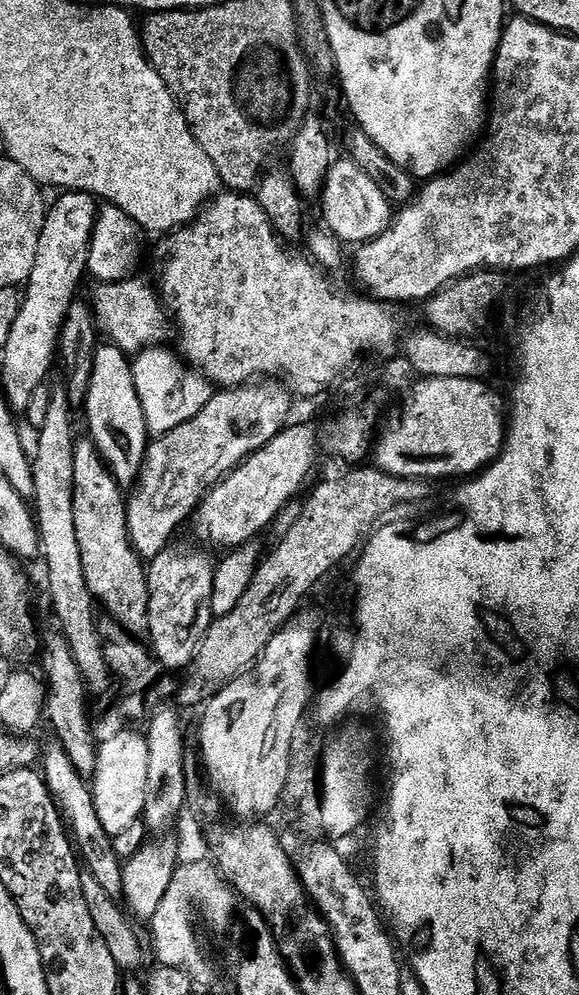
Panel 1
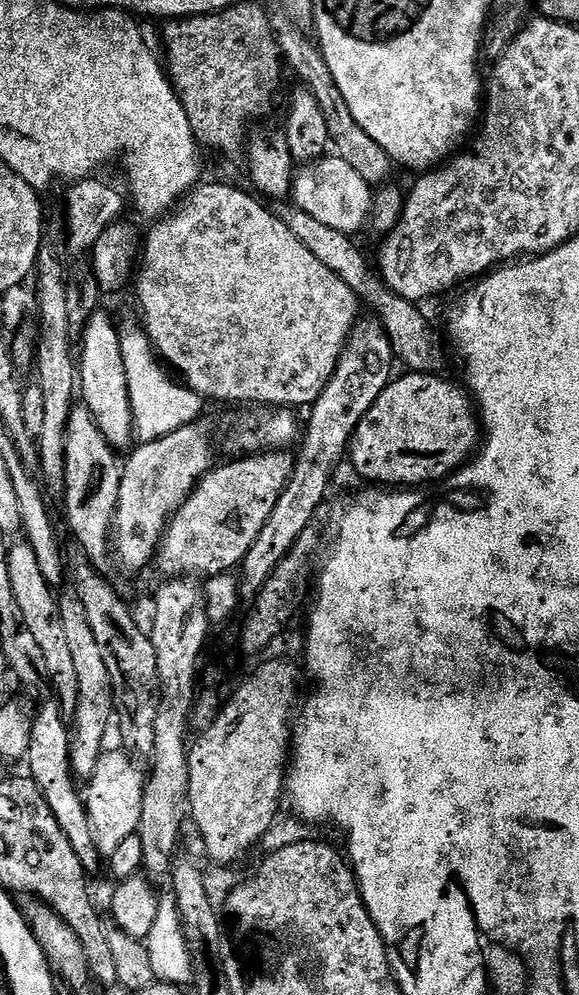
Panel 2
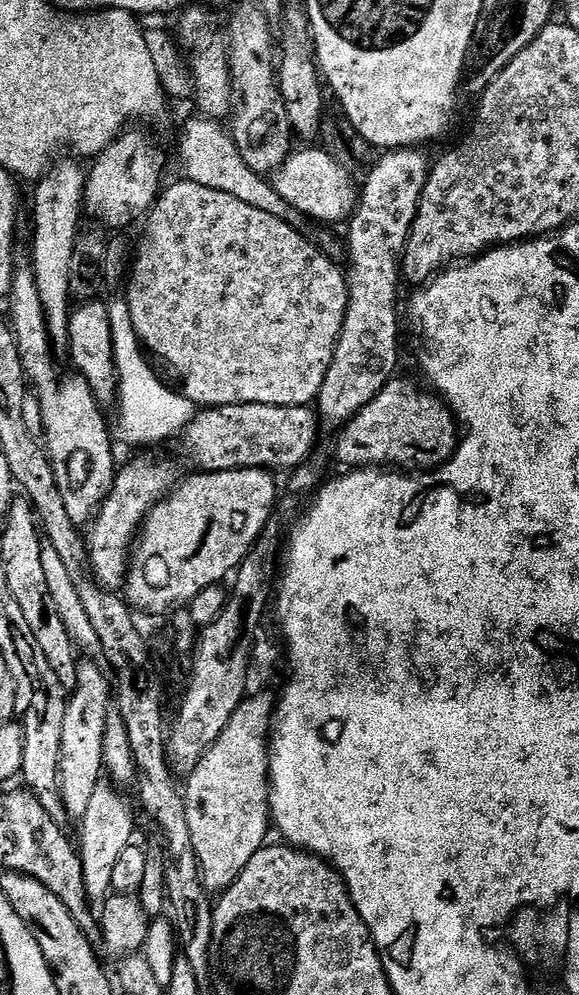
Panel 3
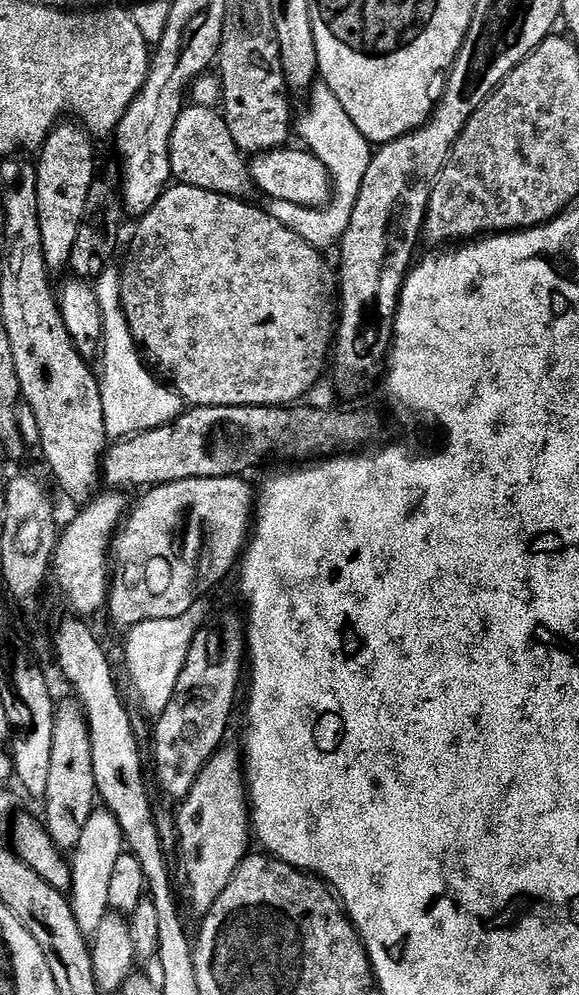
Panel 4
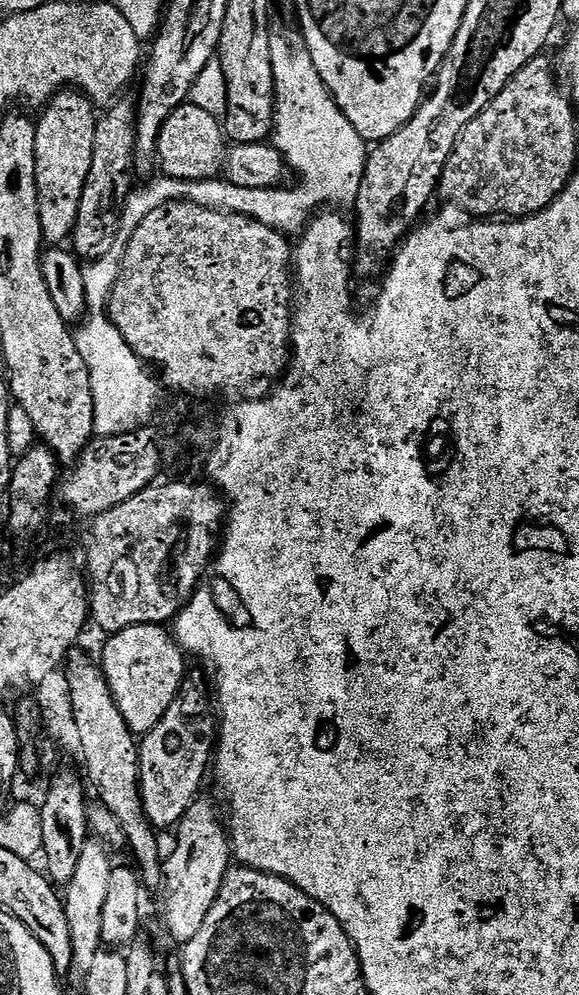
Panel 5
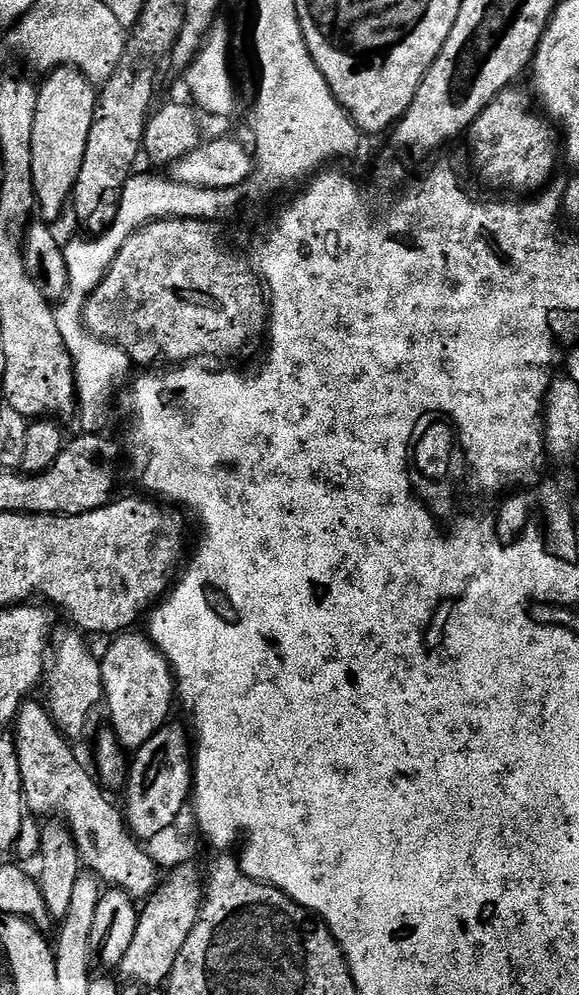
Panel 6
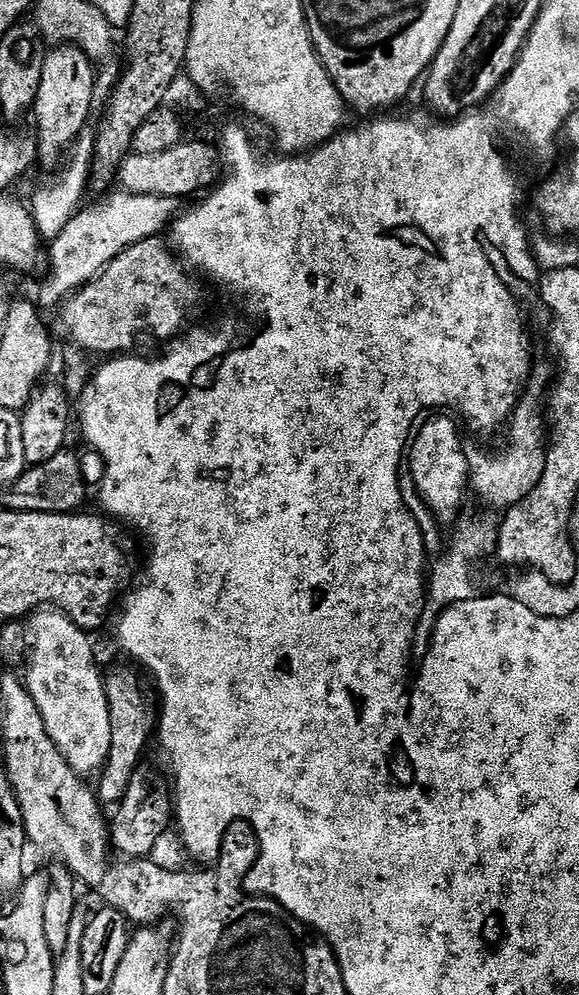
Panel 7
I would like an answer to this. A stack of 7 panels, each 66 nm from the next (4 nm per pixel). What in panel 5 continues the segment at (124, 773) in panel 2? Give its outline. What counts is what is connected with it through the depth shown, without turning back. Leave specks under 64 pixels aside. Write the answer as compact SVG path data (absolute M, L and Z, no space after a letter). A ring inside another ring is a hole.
M89 842L78 858L78 870L63 893L66 922L70 922L70 942L74 946L72 972L82 978L94 966L94 958L102 950L102 910L106 907L106 894L110 887L110 874L114 861L108 857L109 849L100 842Z

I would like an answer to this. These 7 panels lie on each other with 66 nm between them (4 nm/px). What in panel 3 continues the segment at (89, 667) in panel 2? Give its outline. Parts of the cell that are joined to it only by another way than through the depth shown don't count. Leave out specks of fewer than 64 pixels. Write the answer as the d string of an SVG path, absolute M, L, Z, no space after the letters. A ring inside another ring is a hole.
M81 663L76 669L76 686L67 697L66 718L62 718L60 800L76 822L86 814L90 798L105 775L104 734L110 711L110 680L105 676L94 665Z

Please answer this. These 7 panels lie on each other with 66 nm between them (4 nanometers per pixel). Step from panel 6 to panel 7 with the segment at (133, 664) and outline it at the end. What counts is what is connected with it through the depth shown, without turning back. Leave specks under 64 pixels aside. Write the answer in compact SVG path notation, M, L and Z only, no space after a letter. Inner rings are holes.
M131 667L120 668L105 679L104 689L110 706L110 754L98 776L96 793L106 806L120 803L129 789L130 779L140 766L141 756L148 742L151 743L158 723L158 712L144 688L141 678ZM129 668L129 669L128 669ZM132 670L132 671L131 671ZM140 760L140 761L139 761ZM109 804L109 805L108 805Z

